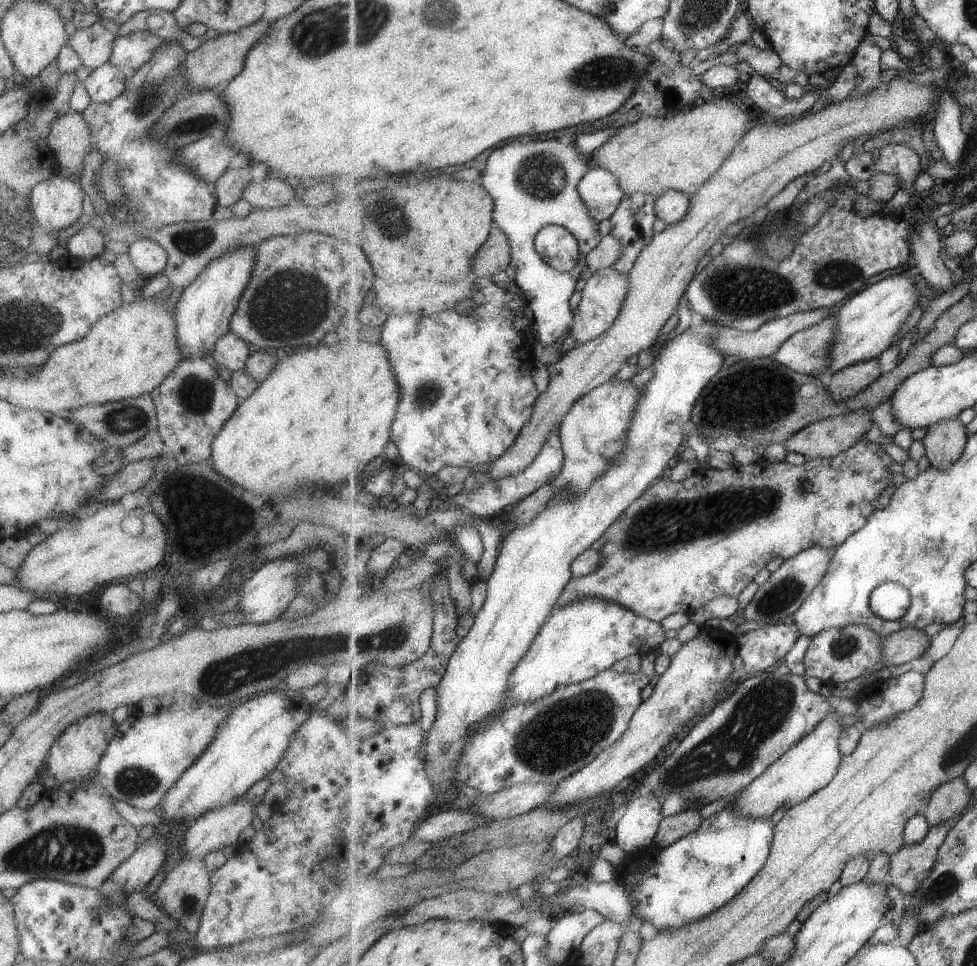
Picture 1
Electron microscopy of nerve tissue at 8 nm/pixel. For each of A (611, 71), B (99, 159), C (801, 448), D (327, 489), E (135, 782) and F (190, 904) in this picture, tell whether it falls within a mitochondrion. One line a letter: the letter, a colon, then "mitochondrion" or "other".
A: mitochondrion
B: other
C: other
D: other
E: mitochondrion
F: mitochondrion

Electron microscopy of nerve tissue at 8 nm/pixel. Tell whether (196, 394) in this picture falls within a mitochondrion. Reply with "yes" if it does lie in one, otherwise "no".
yes

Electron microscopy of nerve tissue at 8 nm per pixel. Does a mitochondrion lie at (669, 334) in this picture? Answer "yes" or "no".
no

